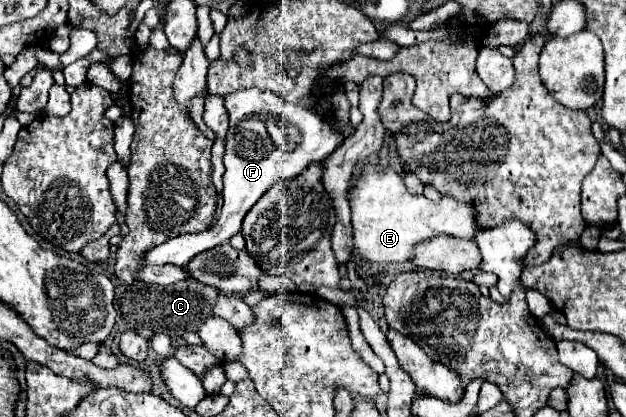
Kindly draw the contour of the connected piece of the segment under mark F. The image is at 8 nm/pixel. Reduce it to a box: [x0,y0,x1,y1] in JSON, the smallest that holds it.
[146,88,344,266]

